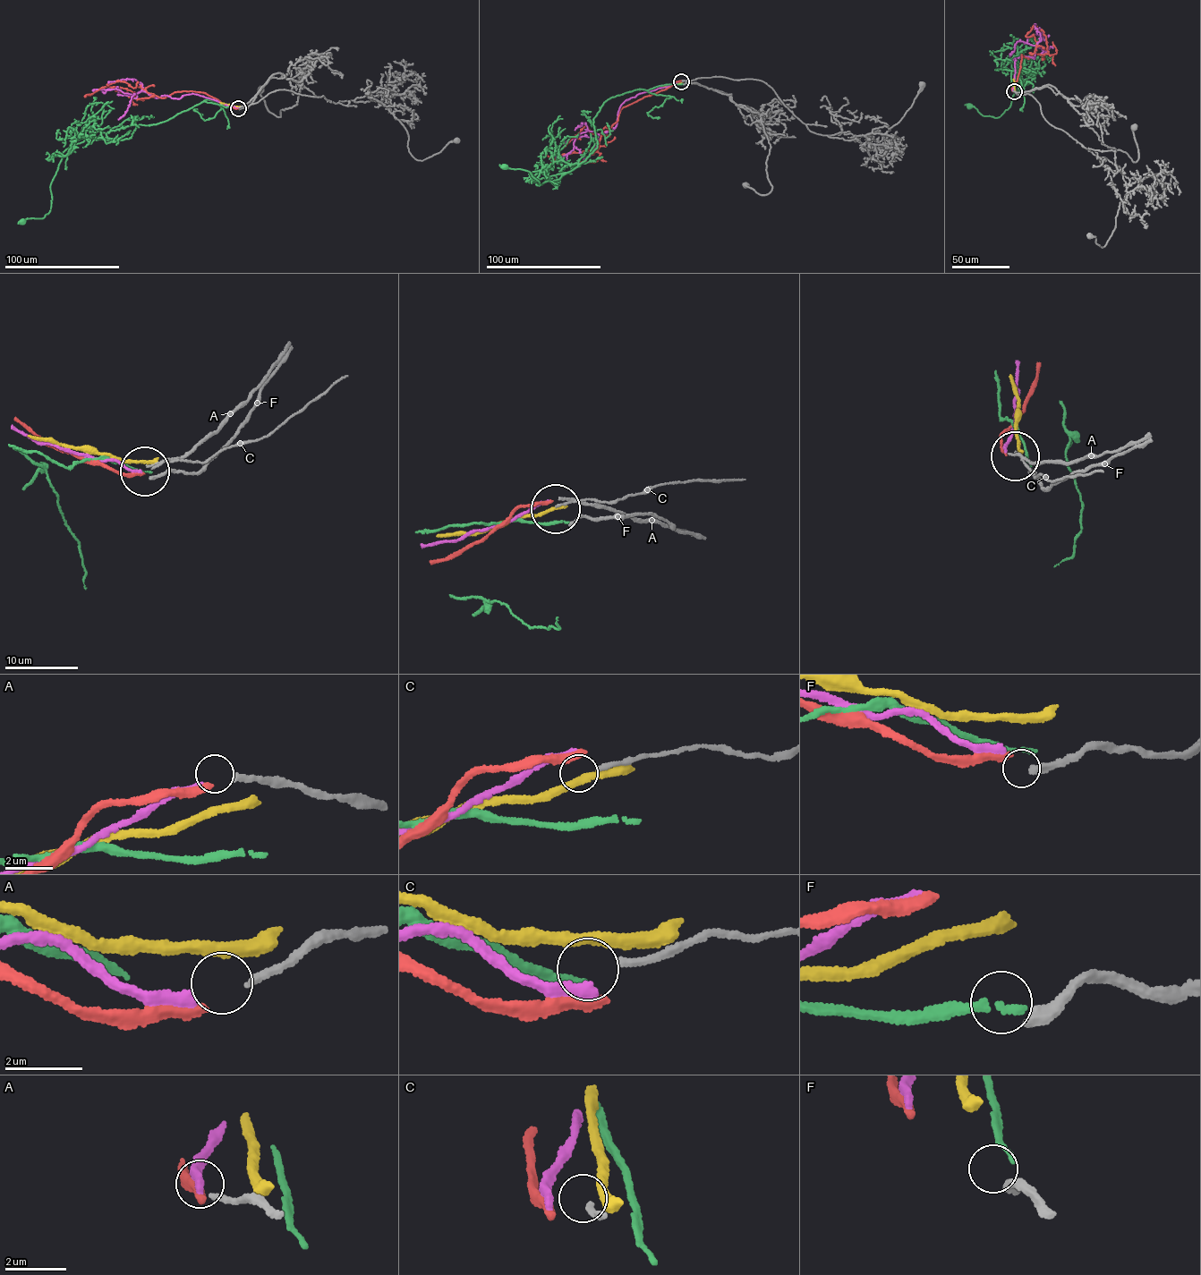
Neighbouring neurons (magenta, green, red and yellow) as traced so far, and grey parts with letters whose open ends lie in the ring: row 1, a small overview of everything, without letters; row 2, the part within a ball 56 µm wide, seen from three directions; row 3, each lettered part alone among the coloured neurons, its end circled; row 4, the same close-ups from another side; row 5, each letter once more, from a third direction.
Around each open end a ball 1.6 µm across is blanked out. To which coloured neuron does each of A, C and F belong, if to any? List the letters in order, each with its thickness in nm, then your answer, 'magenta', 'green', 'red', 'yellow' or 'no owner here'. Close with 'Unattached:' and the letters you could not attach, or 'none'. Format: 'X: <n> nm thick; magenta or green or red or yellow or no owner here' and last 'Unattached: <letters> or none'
A: 200 nm thick; red
C: 200 nm thick; no owner here
F: 320 nm thick; no owner here
Unattached: C, F

